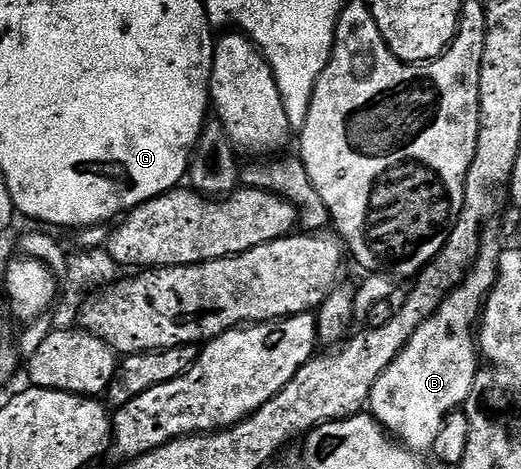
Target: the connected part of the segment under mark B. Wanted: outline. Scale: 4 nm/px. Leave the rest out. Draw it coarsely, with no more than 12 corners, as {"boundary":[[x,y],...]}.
{"boundary":[[470,270],[375,380],[368,409],[428,451],[479,369],[496,278]]}

